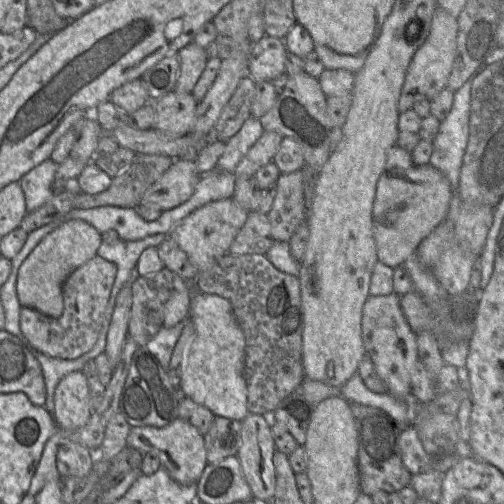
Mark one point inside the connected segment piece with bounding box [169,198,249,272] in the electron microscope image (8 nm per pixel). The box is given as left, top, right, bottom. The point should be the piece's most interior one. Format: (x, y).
(205, 235)

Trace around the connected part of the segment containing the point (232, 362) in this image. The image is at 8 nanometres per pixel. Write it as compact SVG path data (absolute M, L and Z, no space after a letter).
M194 292L190 303L188 320L190 320L193 324L193 333L189 337L183 352L180 373L180 388L183 390L186 397L189 397L195 403L206 407L215 416L221 416L239 422L243 421L245 417L249 414L247 410L247 384L245 379L245 336L236 320L231 303L227 299L214 294Z

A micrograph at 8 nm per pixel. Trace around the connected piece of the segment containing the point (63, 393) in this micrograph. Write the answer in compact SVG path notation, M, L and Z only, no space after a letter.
M73 371L57 384L53 398L53 418L61 430L83 427L91 416L89 387L82 371Z

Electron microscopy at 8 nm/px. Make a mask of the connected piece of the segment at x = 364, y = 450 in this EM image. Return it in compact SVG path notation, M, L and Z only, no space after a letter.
M349 403L357 429L357 465L361 493L371 496L377 491L399 492L410 487L412 474L401 459L400 435L403 428L384 411L371 406Z

